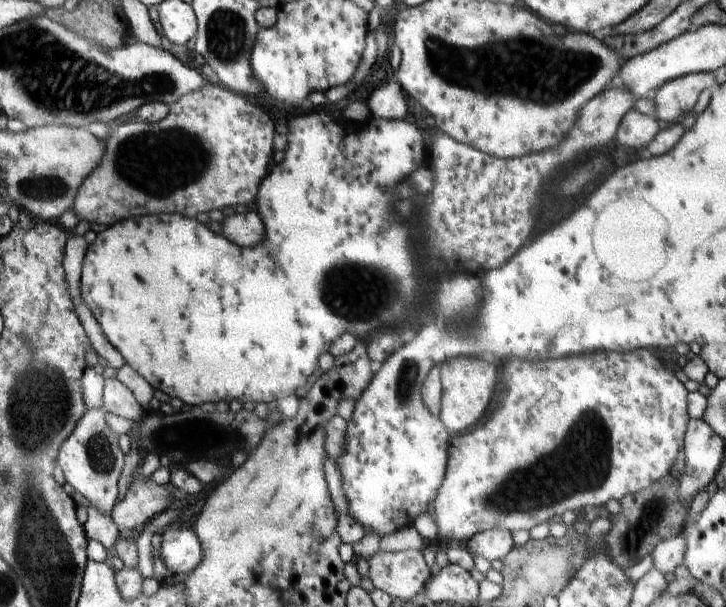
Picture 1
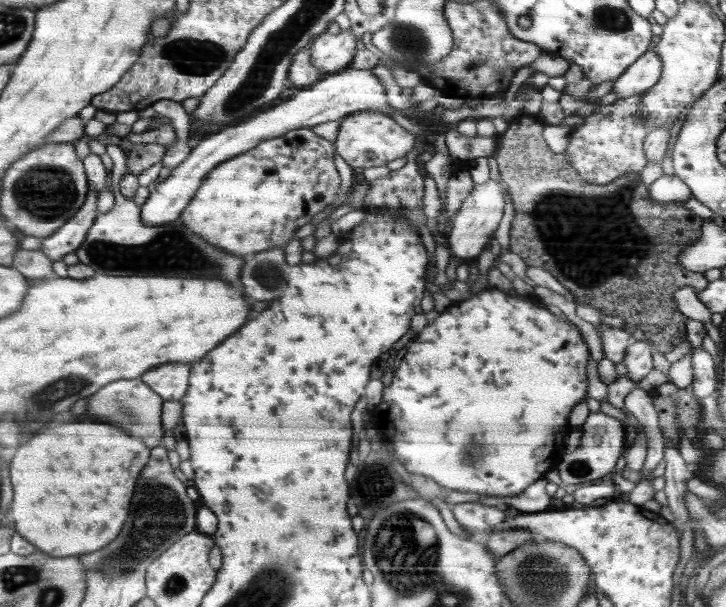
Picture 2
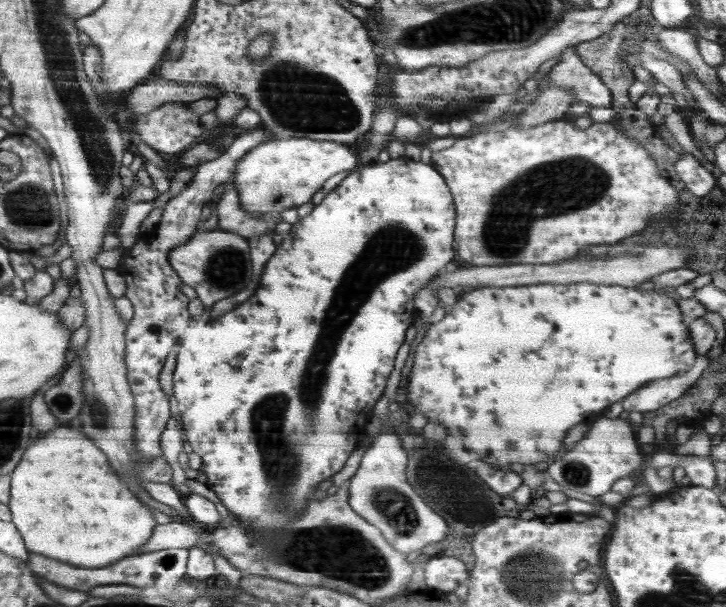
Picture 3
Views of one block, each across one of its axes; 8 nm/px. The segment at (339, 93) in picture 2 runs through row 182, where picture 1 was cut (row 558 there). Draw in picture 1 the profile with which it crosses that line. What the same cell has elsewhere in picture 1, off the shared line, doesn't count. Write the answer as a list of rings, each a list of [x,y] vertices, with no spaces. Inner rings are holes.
[[[172,528],[161,534],[161,558],[170,572],[189,575],[196,570],[203,559],[197,533],[186,528]]]

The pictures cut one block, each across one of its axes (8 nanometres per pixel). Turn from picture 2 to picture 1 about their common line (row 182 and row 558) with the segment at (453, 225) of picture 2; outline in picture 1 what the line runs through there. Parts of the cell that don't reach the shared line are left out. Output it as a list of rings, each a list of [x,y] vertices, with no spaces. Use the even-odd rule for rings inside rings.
[[[504,526],[477,533],[467,540],[467,544],[472,556],[482,556],[490,562],[502,561],[504,556],[510,554],[512,546],[515,546],[510,532]]]

